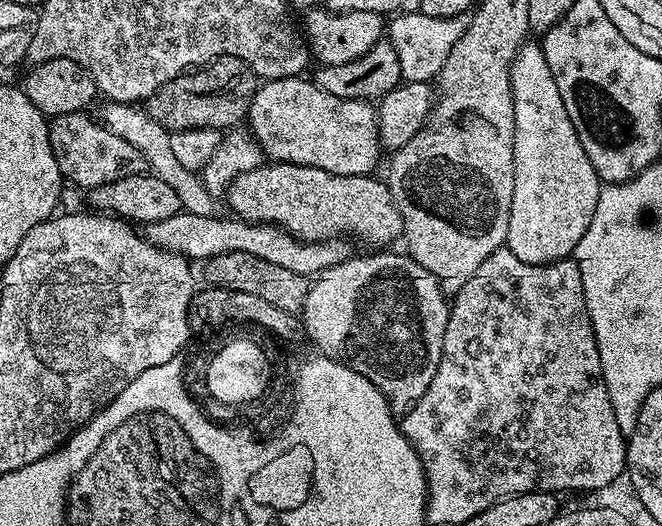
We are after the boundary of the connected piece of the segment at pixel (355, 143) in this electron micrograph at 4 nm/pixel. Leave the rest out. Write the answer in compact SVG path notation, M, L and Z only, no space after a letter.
M299 76L261 83L248 107L246 128L269 161L314 166L330 174L375 173L382 153L380 123L369 101L334 98L311 79Z

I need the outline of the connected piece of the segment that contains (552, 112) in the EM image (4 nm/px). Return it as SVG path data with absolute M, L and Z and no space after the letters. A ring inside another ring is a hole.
M525 42L520 45L515 60L512 61L512 101L514 102L514 198L510 202L510 222L506 247L512 251L514 258L522 258L522 262L531 264L552 264L556 260L571 257L576 251L576 244L586 234L586 226L590 226L590 218L594 218L594 210L598 206L598 198L602 181L600 175L590 166L590 158L586 158L586 150L582 150L582 142L578 142L578 134L574 130L574 122L570 122L570 114L566 114L566 106L562 102L562 94L558 94L558 82L554 82L554 74L550 74L550 66L544 57L543 47L539 43Z

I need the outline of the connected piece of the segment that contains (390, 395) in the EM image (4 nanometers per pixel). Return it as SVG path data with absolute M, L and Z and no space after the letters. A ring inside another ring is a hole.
M376 250L373 256L353 255L315 277L306 294L302 328L316 343L315 351L319 355L329 356L365 376L384 395L392 415L403 418L418 406L422 394L426 394L426 386L434 378L434 370L438 370L450 300L430 270L422 270L411 256L399 256L392 251L396 250Z

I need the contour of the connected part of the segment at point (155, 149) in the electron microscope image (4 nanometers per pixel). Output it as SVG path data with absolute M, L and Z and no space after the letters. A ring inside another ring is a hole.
M108 102L105 105L104 117L102 117L104 127L111 130L114 135L121 136L127 142L129 149L135 155L137 152L152 167L149 169L154 175L162 178L162 182L166 182L172 187L174 194L178 194L178 202L183 211L199 216L217 215L217 197L211 196L206 190L203 179L193 169L182 166L182 162L178 162L178 157L170 147L172 133L168 129L163 128L158 122L154 122L154 118L150 118L148 112L136 104Z

